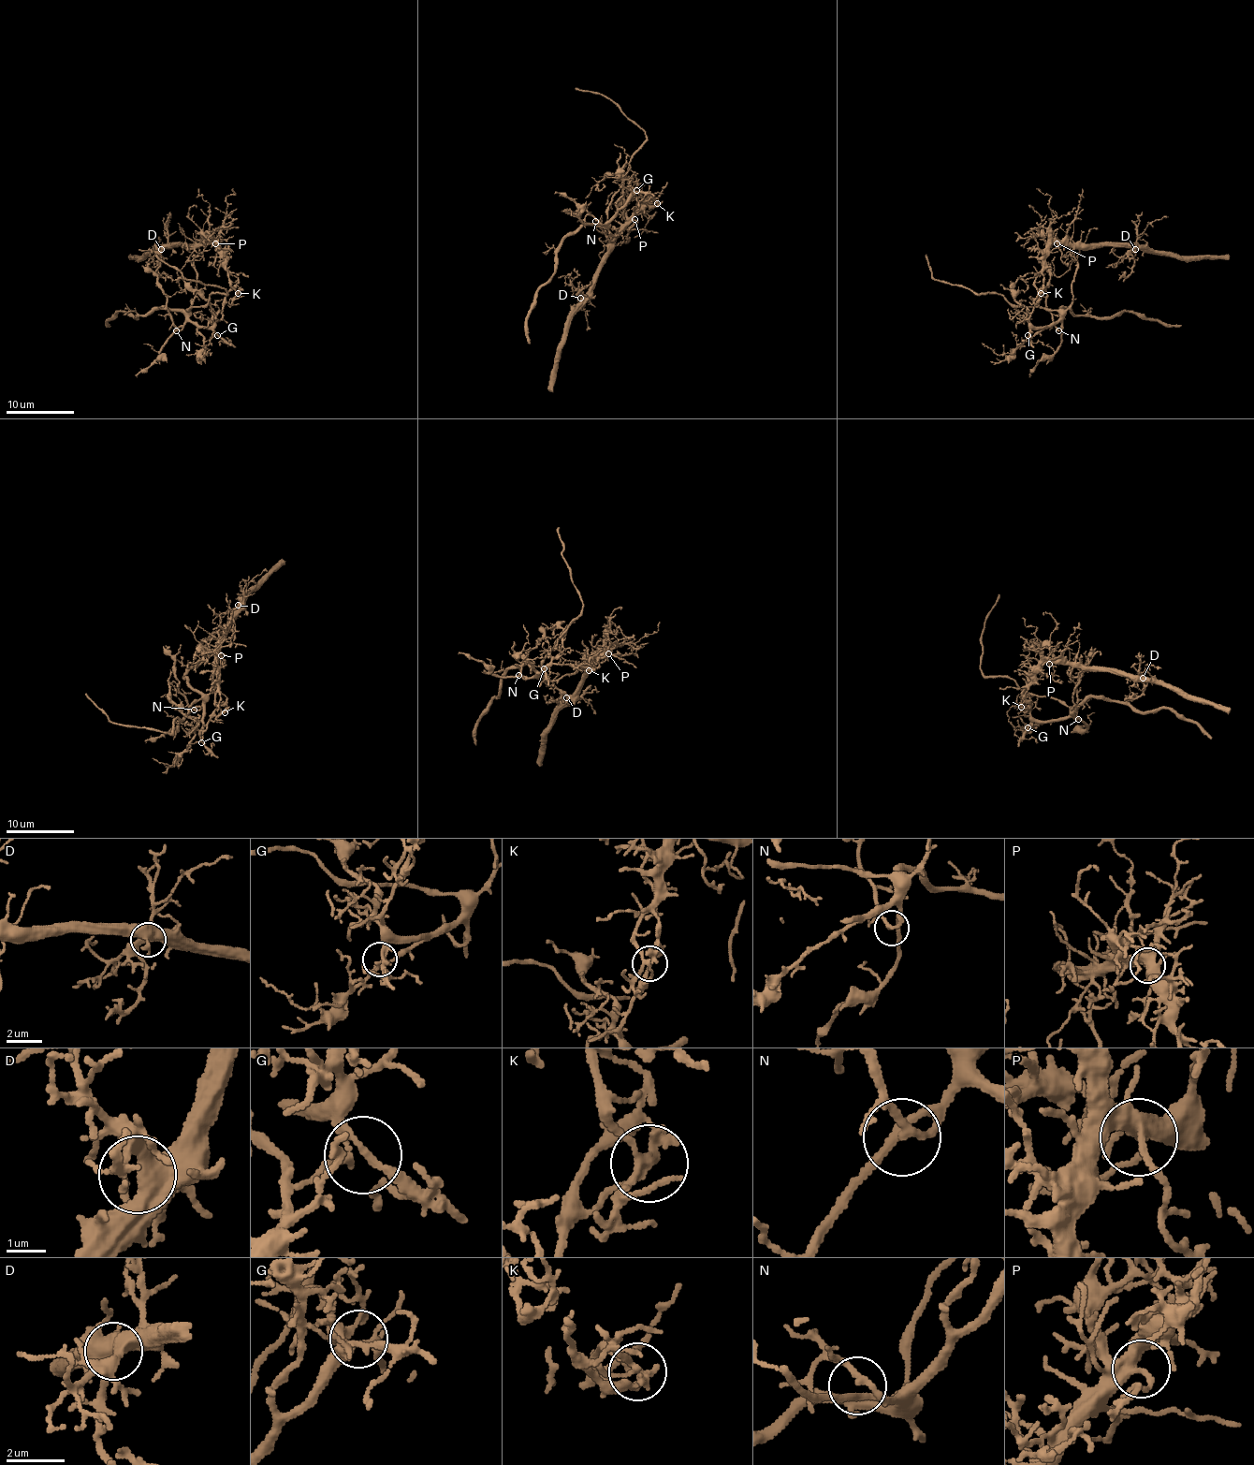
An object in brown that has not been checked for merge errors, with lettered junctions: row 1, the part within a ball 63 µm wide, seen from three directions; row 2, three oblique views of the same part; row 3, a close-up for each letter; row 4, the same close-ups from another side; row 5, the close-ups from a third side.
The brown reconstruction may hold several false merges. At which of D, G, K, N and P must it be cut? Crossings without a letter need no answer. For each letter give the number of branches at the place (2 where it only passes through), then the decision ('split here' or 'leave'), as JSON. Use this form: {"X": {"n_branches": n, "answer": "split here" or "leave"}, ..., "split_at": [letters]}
{"D": {"n_branches": 3, "answer": "leave"}, "G": {"n_branches": 3, "answer": "leave"}, "K": {"n_branches": 5, "answer": "split here"}, "N": {"n_branches": 2, "answer": "leave"}, "P": {"n_branches": 5, "answer": "leave"}, "split_at": ["K"]}

